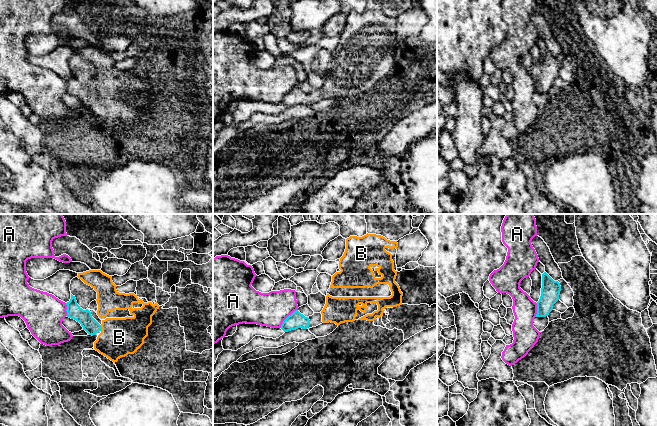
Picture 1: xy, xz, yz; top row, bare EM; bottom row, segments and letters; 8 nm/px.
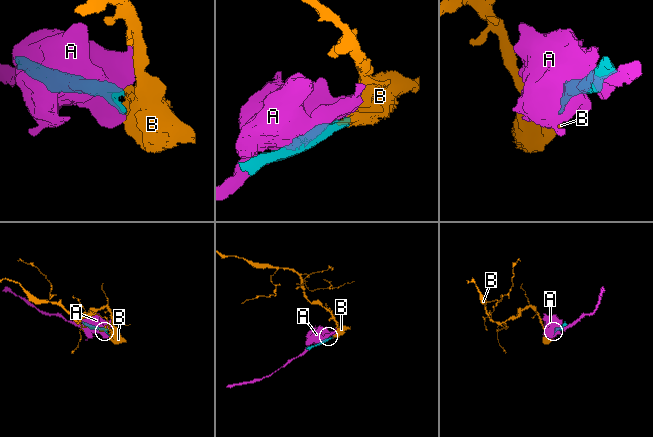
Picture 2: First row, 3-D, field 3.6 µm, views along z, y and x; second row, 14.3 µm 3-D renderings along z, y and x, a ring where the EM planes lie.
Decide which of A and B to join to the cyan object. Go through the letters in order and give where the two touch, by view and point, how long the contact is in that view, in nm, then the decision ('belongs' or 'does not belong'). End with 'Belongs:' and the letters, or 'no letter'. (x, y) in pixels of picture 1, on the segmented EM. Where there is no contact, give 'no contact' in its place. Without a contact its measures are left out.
A: meets cyan in xz at (287, 317); contact 200 nm long; does not belong
B: meets cyan in xy at (101, 328); contact 50 nm long; belongs
Belongs: B

